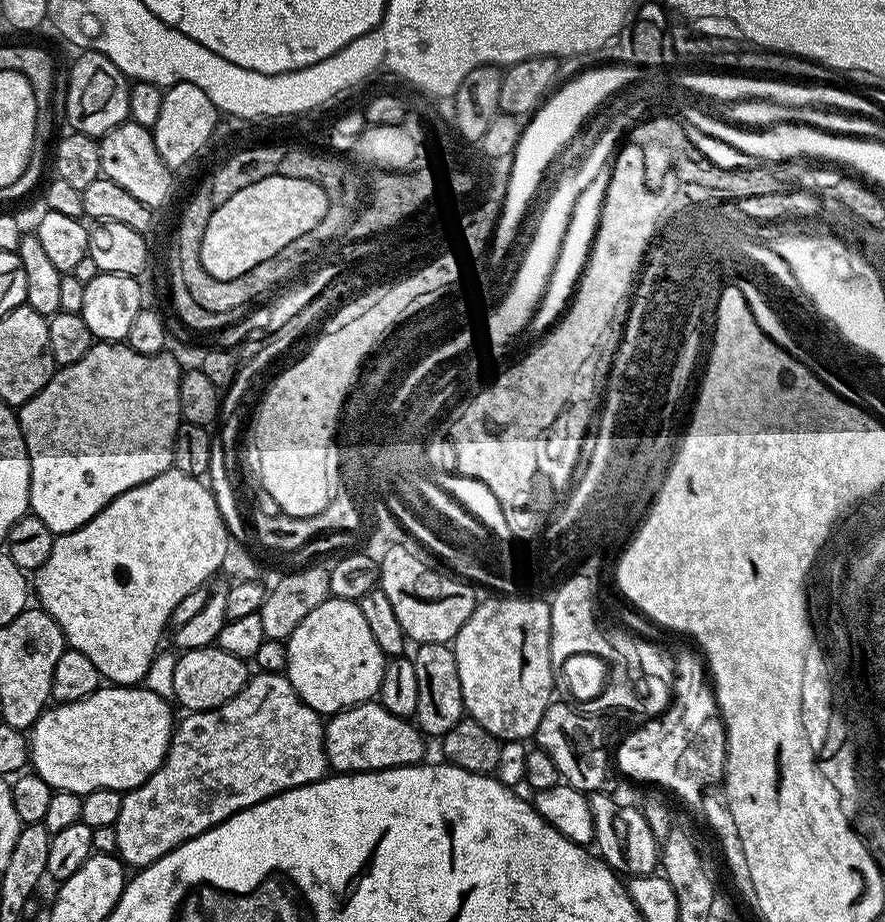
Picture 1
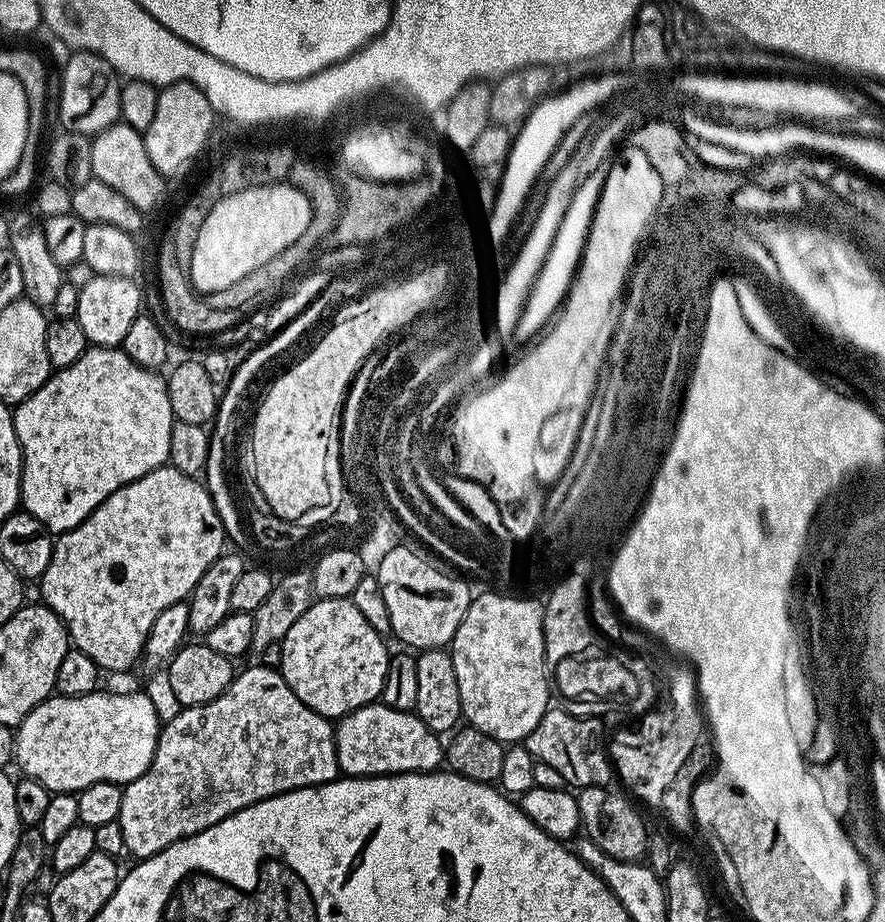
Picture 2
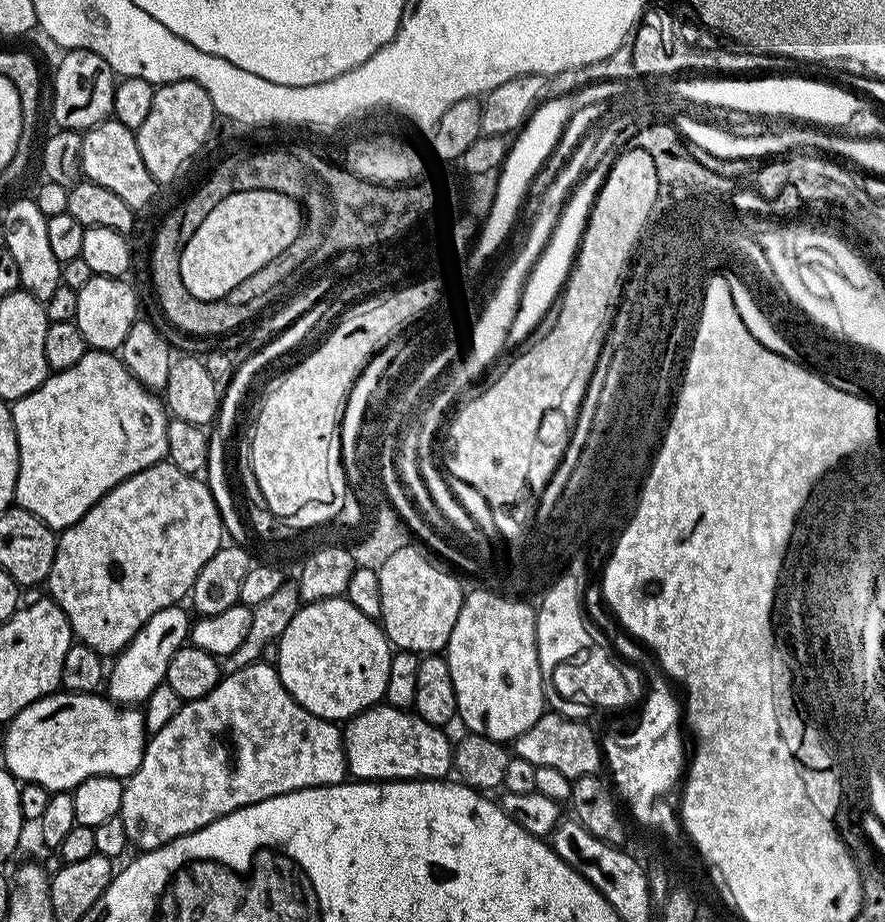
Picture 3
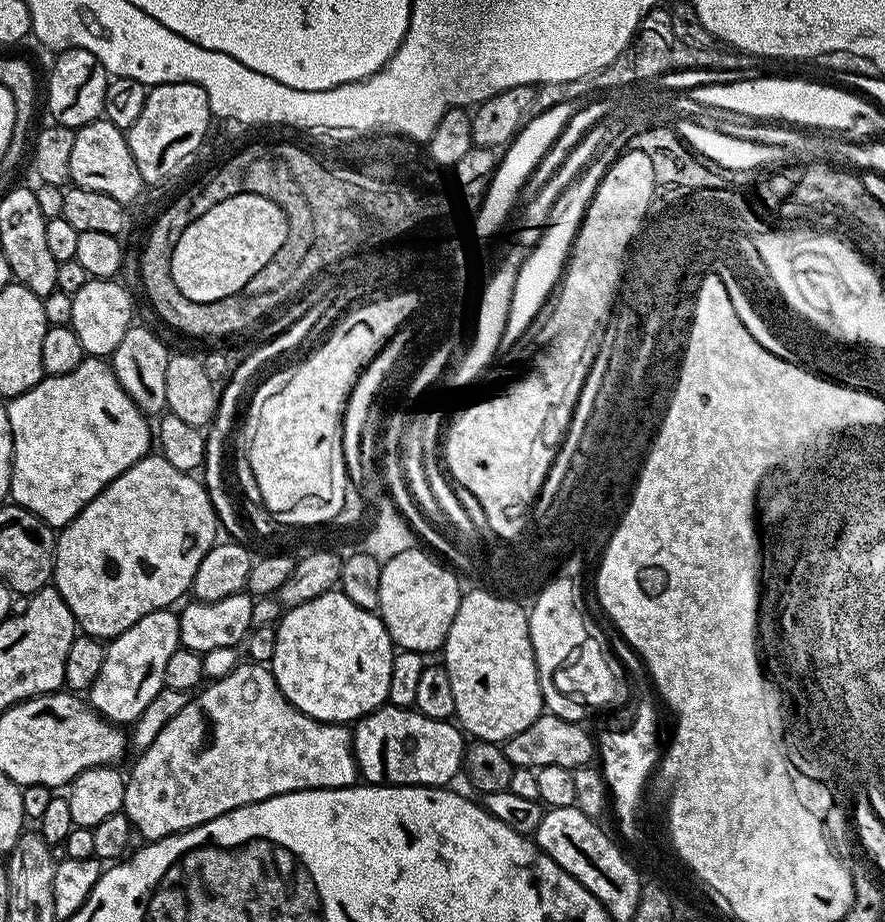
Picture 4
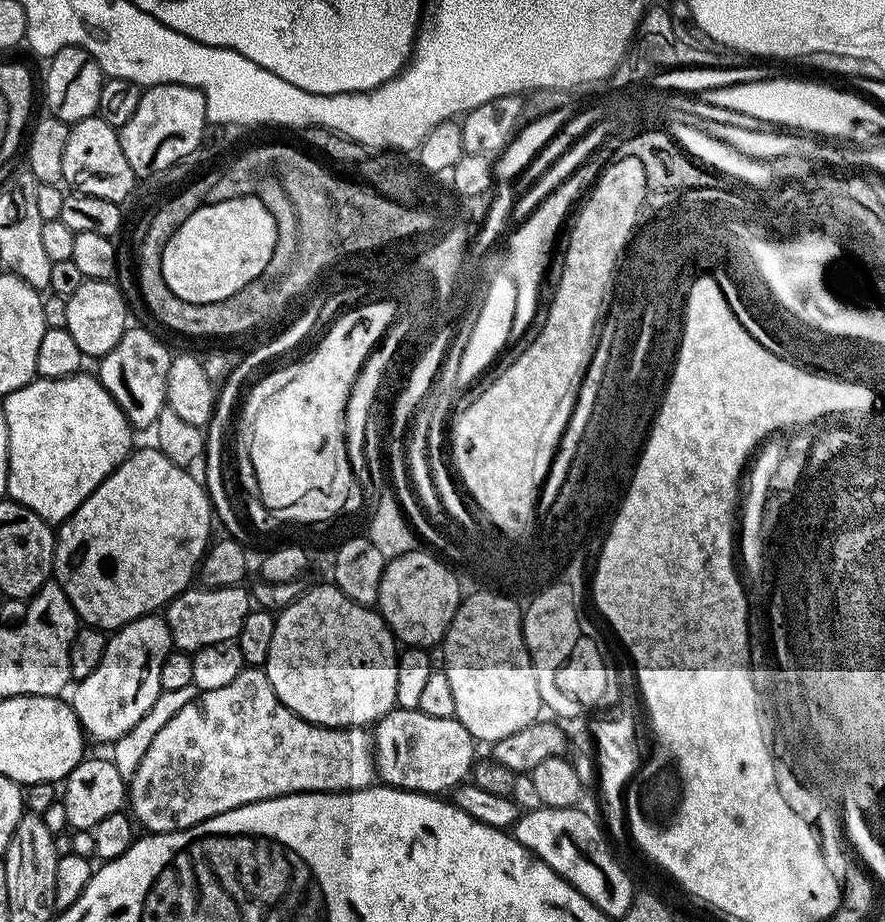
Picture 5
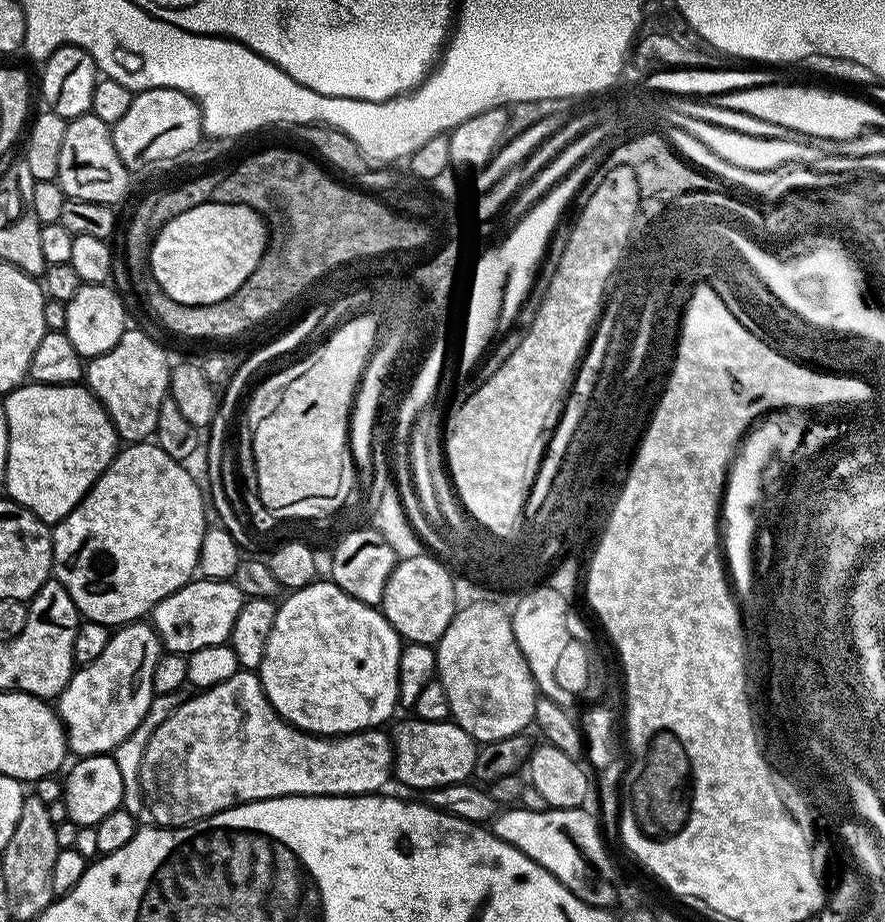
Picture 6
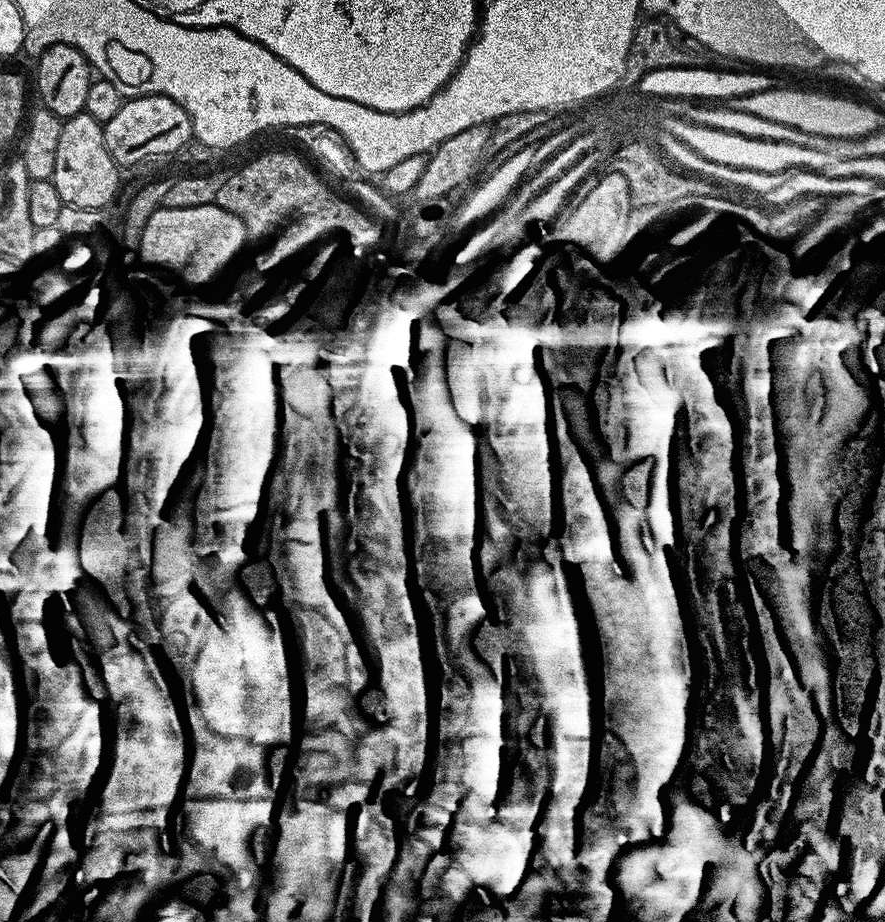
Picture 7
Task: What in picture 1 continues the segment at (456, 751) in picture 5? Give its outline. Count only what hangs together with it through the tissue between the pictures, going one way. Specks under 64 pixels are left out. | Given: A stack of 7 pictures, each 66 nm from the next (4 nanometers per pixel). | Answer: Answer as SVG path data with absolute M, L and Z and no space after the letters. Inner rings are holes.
M379 702L356 704L331 713L324 725L324 753L328 767L336 774L381 772L387 768L405 768L421 763L425 733L411 719L390 714Z

